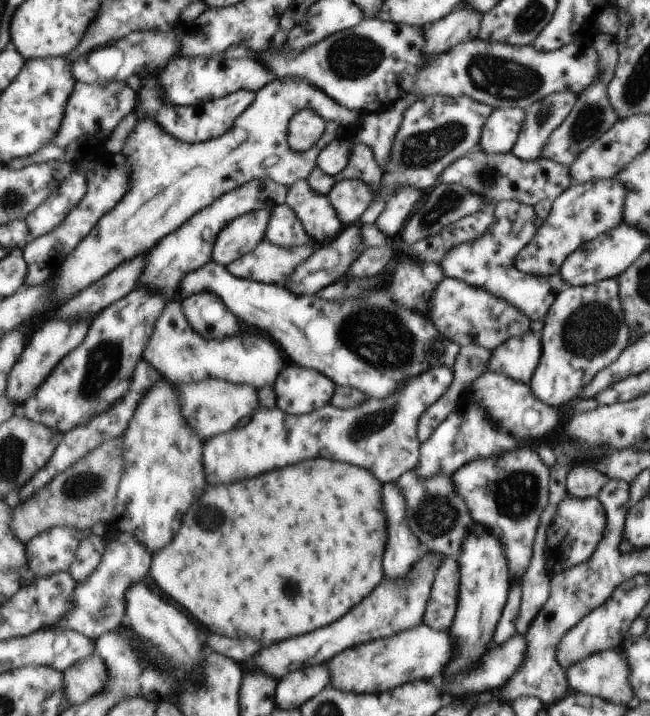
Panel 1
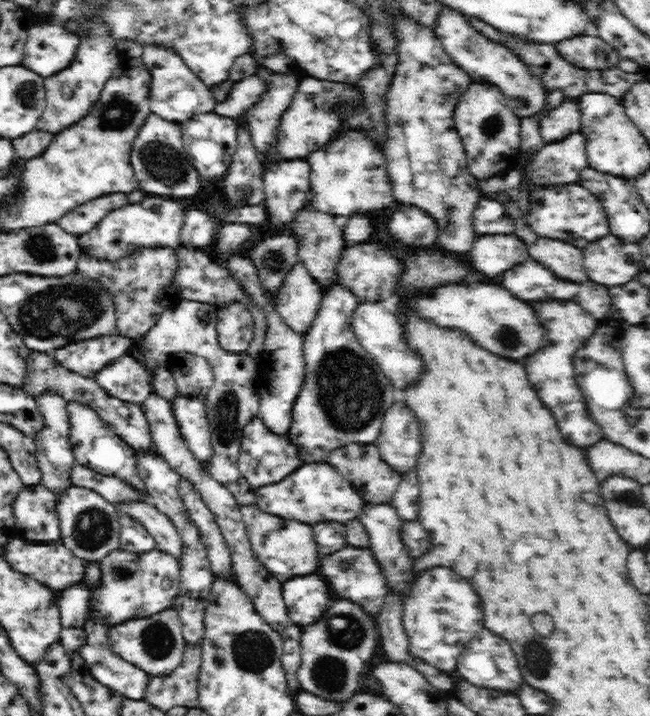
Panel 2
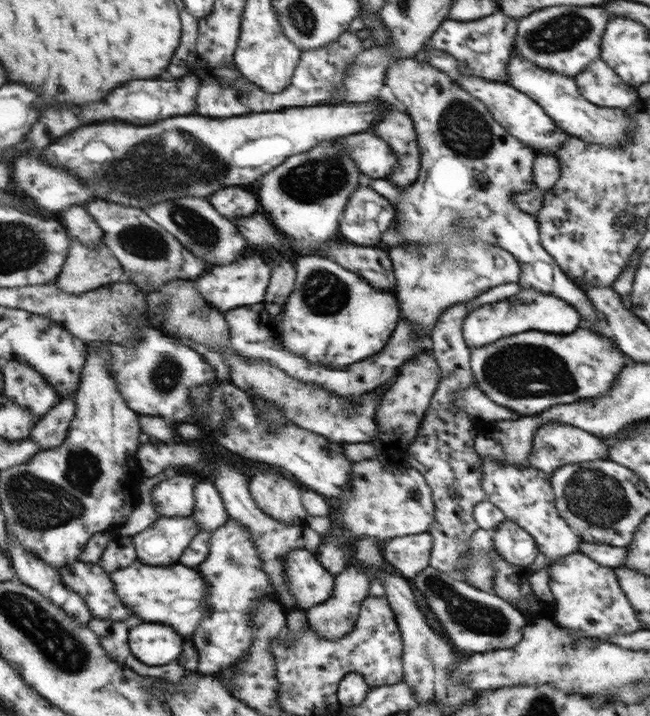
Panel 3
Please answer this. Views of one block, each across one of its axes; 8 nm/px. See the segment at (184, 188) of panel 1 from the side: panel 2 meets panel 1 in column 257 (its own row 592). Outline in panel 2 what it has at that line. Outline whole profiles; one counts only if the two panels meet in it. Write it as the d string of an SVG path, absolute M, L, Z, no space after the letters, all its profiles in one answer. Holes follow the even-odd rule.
M120 548L112 552L102 563L102 590L92 592L91 612L106 615L113 625L116 623L148 618L164 610L174 609L179 595L181 572L179 560L163 551L149 551L145 554L126 552Z

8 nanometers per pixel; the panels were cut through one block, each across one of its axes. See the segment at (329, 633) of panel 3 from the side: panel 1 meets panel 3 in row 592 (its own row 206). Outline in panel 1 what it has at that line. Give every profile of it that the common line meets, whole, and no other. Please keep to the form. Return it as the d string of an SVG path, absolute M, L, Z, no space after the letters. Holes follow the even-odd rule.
M356 179L336 181L326 196L344 227L360 222L361 216L373 201L370 187L364 181Z

